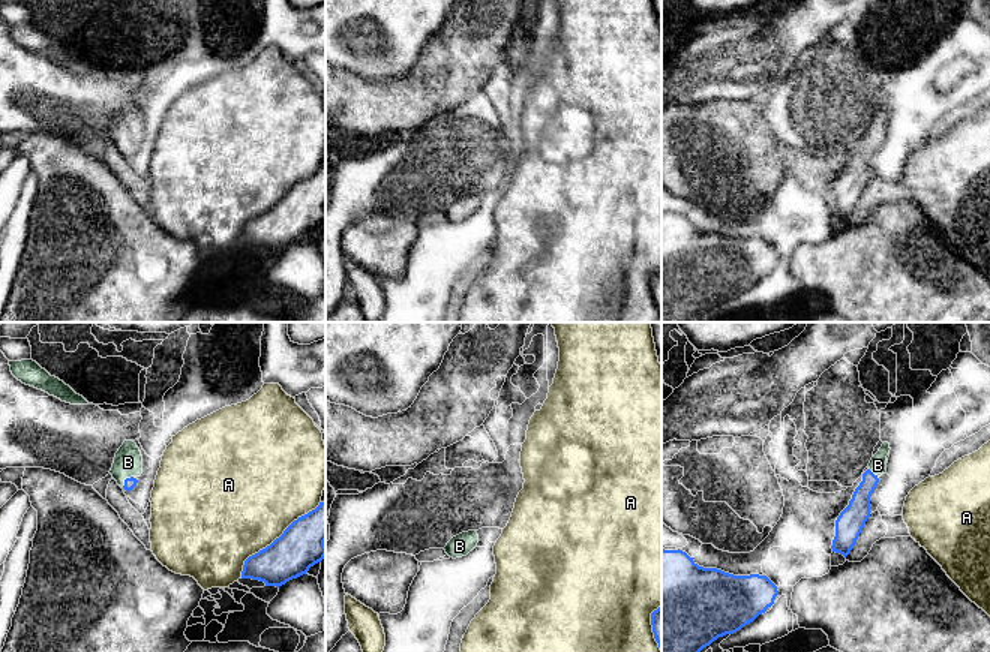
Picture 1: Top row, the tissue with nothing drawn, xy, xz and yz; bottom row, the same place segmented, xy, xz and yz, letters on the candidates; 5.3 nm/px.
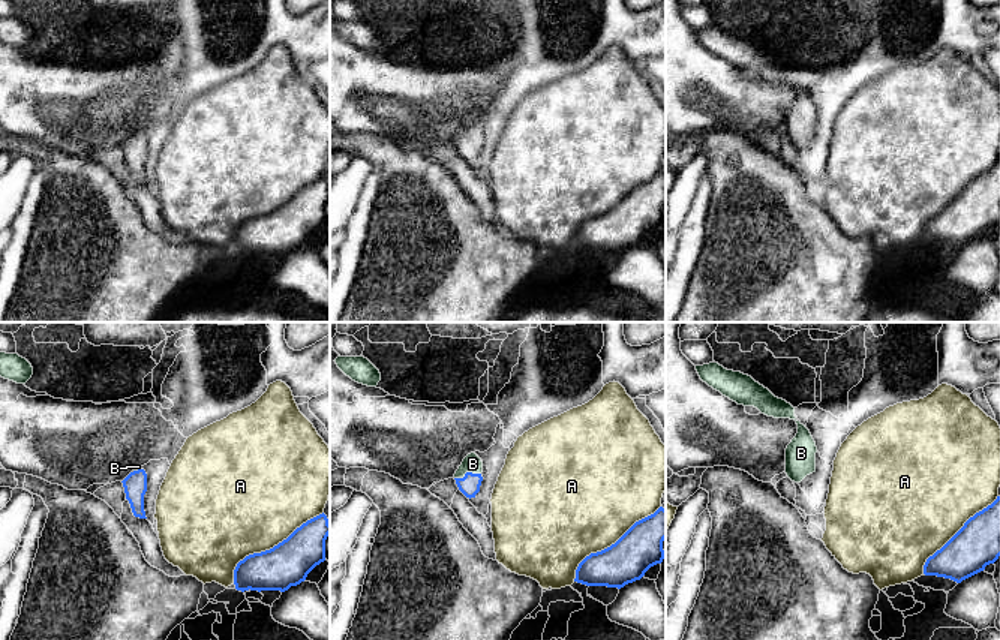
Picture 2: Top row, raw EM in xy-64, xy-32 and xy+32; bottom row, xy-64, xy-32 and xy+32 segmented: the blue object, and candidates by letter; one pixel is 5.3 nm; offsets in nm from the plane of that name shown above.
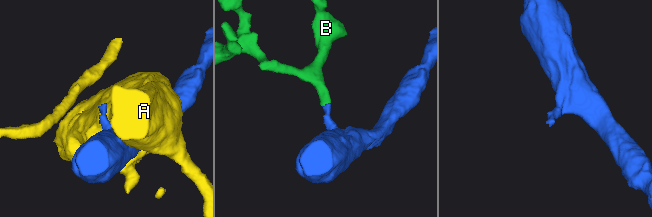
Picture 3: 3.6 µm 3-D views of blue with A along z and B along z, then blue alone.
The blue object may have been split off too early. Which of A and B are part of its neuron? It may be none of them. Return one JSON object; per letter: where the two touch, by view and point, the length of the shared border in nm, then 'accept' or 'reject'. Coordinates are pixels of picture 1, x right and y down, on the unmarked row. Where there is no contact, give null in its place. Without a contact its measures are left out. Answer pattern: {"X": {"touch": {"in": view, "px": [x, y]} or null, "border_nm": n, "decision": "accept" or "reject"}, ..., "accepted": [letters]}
{"A": {"touch": {"in": "xy", "px": [276, 203]}, "border_nm": 600, "decision": "reject"}, "B": {"touch": {"in": "xy", "px": [125, 144]}, "border_nm": 90, "decision": "accept"}, "accepted": ["B"]}

